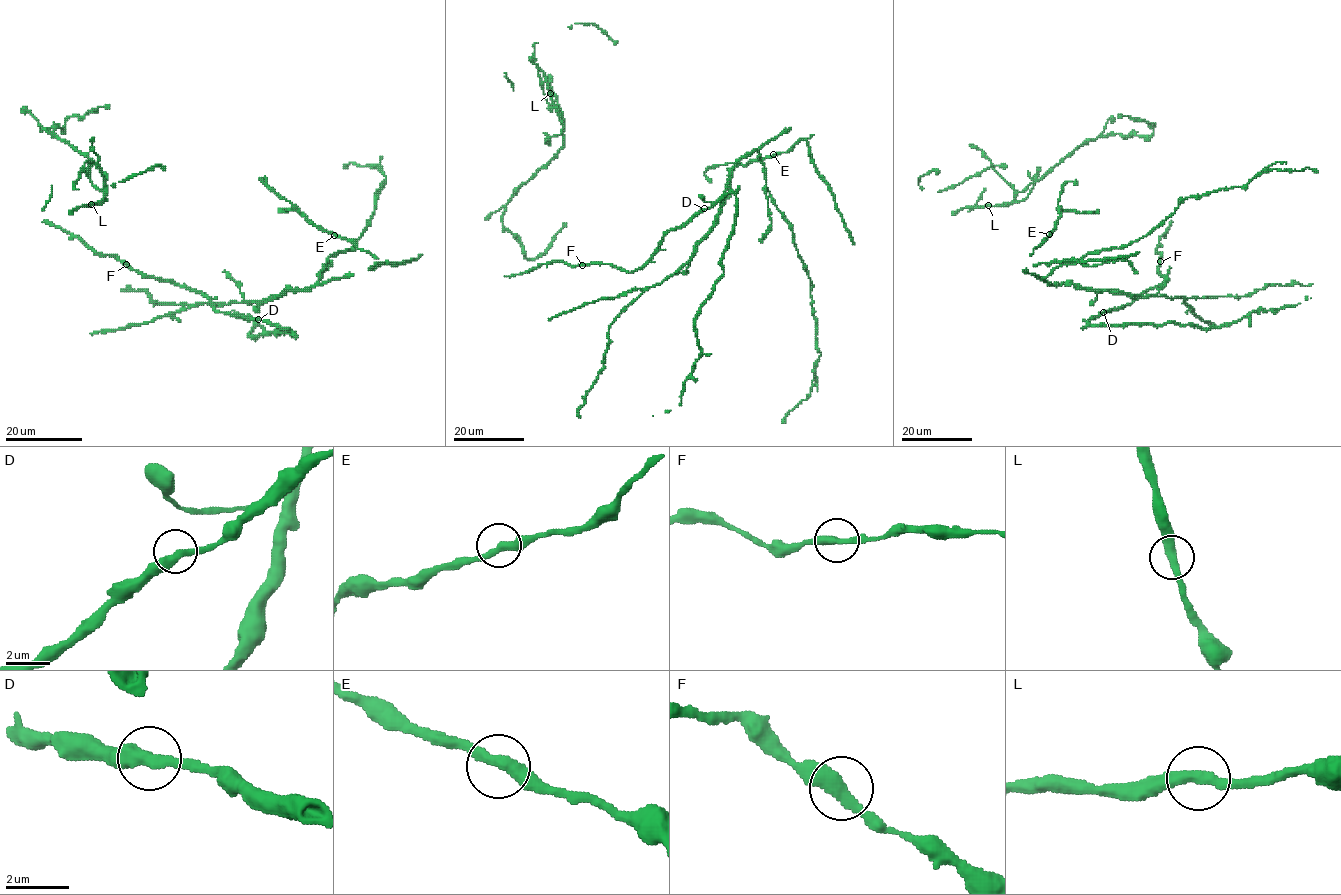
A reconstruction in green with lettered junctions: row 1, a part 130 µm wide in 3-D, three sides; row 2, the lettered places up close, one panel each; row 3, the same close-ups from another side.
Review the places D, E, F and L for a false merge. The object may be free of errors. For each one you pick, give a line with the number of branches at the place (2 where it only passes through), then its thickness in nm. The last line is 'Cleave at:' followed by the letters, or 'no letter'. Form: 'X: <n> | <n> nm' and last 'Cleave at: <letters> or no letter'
Cleave at: no letter

